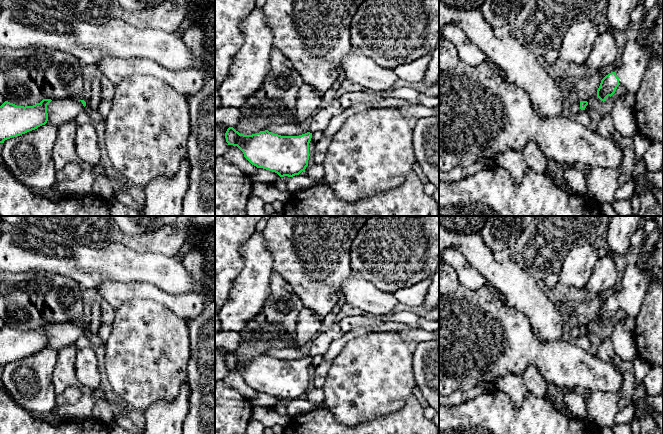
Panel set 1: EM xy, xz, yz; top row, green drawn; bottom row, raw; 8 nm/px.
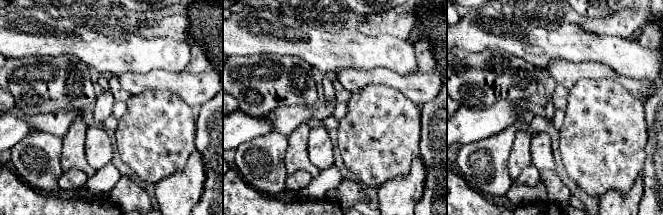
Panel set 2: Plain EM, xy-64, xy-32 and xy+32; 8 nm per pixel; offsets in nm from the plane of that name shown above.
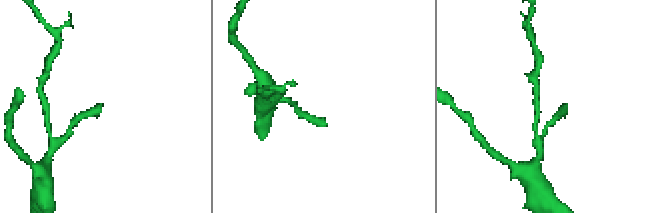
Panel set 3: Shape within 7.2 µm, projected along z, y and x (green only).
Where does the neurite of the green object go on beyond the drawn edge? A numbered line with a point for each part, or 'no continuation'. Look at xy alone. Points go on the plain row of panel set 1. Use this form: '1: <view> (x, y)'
no continuation

